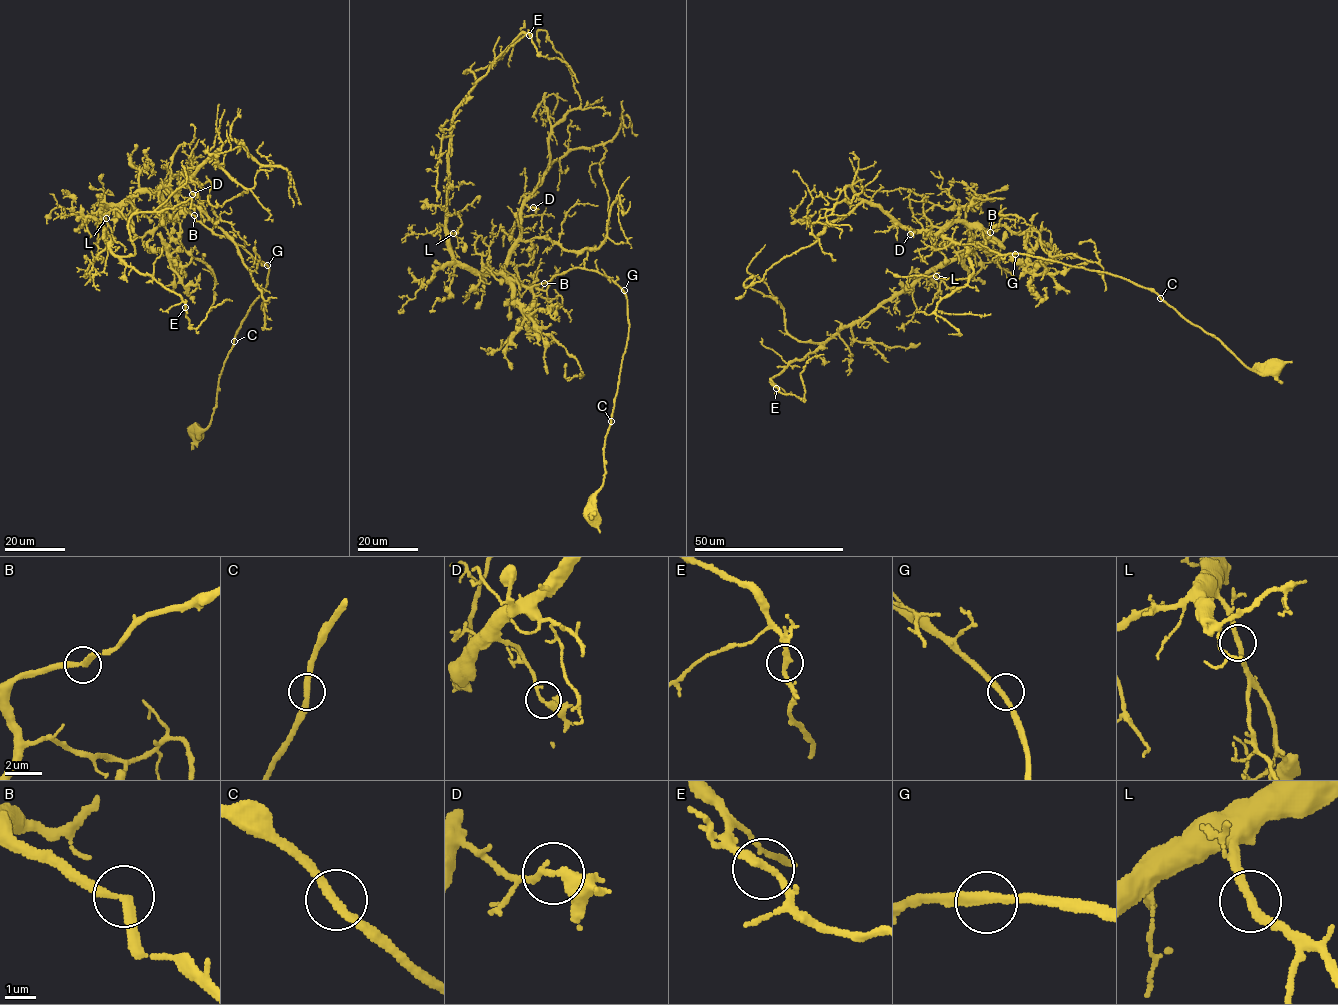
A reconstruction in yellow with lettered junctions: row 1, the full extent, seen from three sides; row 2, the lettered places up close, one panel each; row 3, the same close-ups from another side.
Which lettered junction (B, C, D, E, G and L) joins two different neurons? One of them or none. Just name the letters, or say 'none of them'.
none of them

